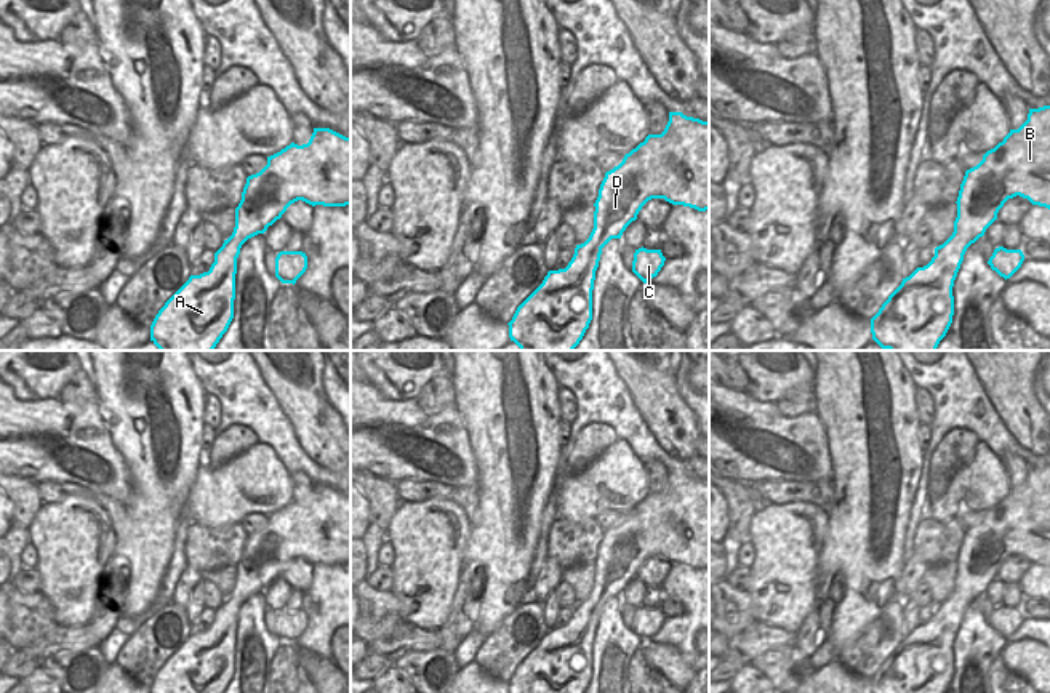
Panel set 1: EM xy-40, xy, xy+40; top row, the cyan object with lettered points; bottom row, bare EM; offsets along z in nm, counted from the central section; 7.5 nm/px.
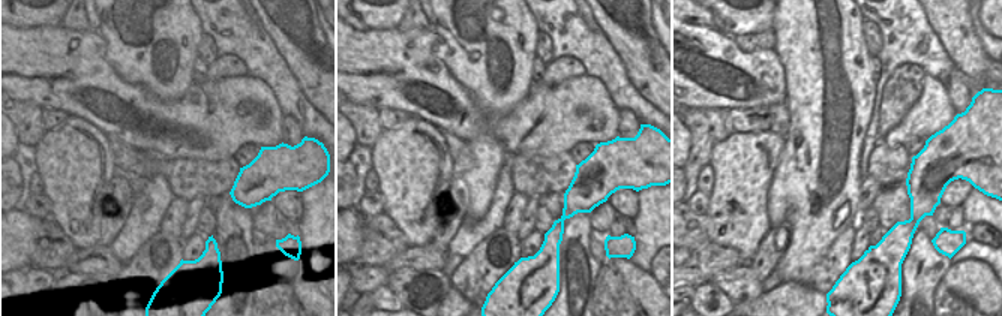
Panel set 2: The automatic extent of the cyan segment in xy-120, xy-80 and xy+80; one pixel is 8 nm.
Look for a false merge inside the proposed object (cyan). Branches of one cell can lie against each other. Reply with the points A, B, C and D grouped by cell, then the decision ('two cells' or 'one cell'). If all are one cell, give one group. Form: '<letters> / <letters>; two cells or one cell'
A B C D; one cell

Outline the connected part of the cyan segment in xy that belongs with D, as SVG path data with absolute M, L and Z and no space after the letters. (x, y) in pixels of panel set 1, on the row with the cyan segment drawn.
M669 112L661 134L648 134L618 166L605 173L594 203L594 229L589 238L576 245L565 269L547 272L507 323L509 338L520 351L573 351L579 344L592 320L592 290L602 248L611 238L621 238L651 198L664 198L698 211L709 210L709 122Z

